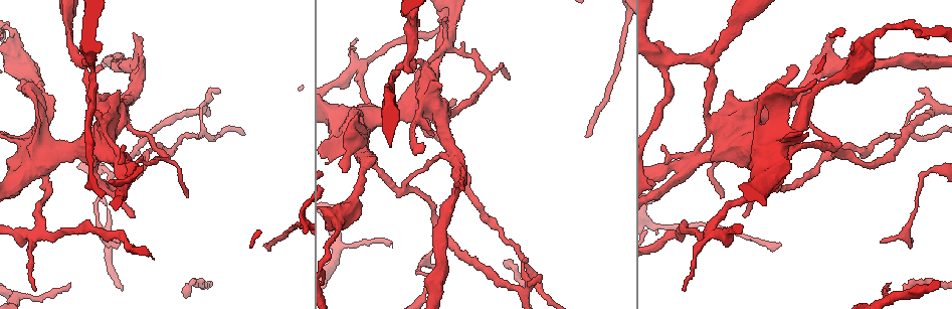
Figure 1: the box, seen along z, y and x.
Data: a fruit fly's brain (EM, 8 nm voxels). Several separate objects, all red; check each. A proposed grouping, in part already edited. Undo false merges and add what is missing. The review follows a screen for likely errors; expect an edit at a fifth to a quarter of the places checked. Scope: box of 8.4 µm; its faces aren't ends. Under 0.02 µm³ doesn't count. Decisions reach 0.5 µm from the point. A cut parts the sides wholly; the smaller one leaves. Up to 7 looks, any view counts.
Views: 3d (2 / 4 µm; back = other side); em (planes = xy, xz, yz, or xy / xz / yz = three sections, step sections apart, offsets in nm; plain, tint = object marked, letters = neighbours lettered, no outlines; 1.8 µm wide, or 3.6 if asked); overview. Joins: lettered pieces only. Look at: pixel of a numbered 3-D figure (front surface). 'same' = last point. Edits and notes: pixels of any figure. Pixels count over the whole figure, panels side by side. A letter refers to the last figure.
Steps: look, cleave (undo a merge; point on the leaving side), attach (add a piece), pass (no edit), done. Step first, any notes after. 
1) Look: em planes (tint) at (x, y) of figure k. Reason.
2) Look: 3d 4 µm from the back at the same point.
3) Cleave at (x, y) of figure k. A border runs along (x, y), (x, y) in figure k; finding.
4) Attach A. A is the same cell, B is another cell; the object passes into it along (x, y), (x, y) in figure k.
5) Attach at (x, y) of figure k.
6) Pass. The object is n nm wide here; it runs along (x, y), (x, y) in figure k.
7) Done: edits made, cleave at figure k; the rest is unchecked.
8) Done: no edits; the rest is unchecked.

Look: em yz step 4 (letters) at (90, 63) of figure 1. Sudden change in width.

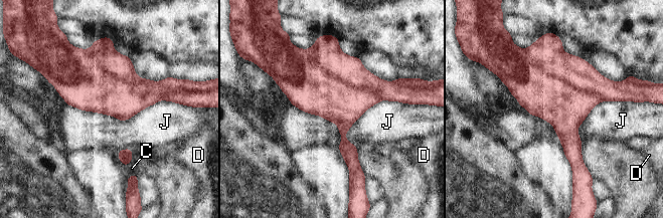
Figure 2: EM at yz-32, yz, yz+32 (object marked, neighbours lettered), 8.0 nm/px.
Cleave at (546, 52) of figure 2. The object is 420 nm wide here; the longest contact is with J, 900 nm; C, D and J are other cells; a second cell is stuck on.

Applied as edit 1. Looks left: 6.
Look: overview.

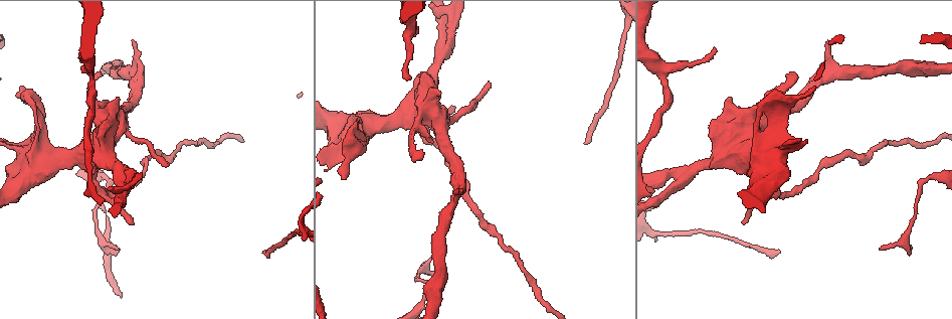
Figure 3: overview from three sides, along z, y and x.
Look: em 3.6 µm planes (letters) at (778, 250) of figure 3.

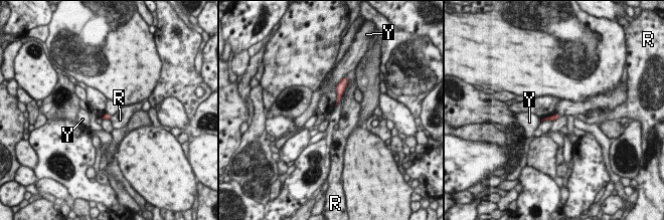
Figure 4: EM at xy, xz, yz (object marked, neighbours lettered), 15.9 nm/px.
Pass. The longest contact is with Y, 140 nm; R and Y are other cells; none of them fits.

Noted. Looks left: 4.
Done: edits made, cleave at figure 2; the rest is unchecked.

